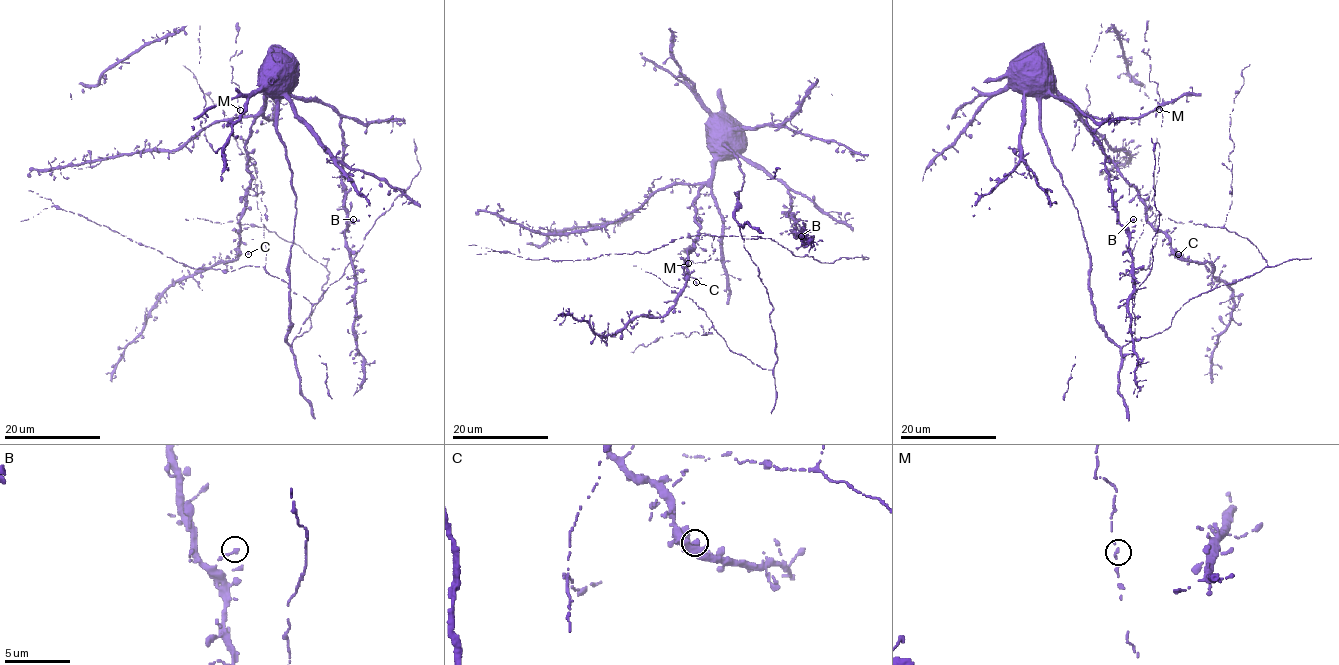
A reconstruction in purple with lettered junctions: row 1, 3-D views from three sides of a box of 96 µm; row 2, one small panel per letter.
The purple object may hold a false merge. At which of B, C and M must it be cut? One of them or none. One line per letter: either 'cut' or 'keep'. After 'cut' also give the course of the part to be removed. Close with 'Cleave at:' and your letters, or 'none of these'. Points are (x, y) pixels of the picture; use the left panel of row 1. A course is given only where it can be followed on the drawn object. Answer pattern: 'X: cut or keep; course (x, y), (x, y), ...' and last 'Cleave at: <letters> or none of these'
B: keep
C: keep
M: keep
Cleave at: none of these

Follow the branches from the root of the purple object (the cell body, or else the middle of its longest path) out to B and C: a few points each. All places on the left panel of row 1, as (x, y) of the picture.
B: (279, 76), (293, 94), (321, 99), (340, 117), (341, 187), (346, 221), (350, 225), (353, 219)
C: (279, 76), (279, 85), (265, 87), (263, 111), (245, 145), (251, 182), (238, 236), (239, 250), (248, 254)

